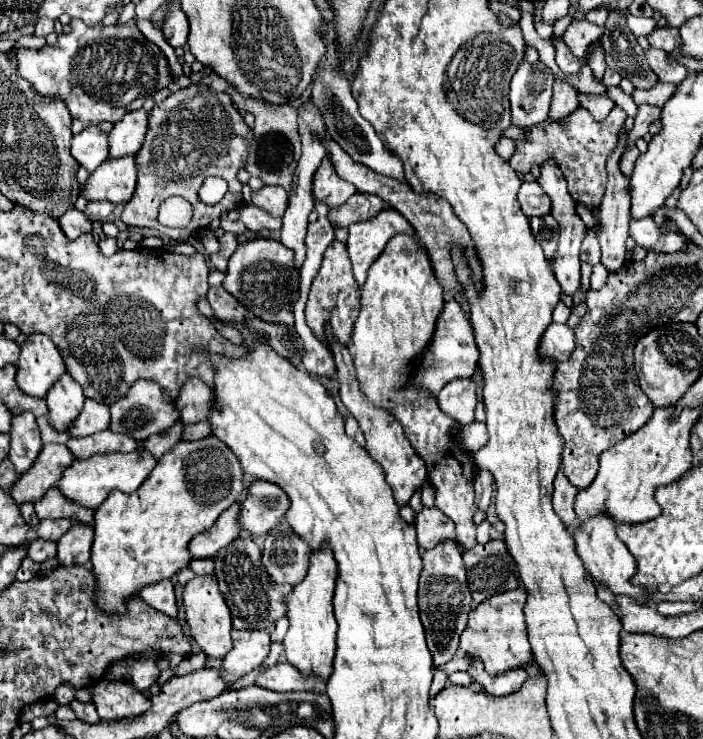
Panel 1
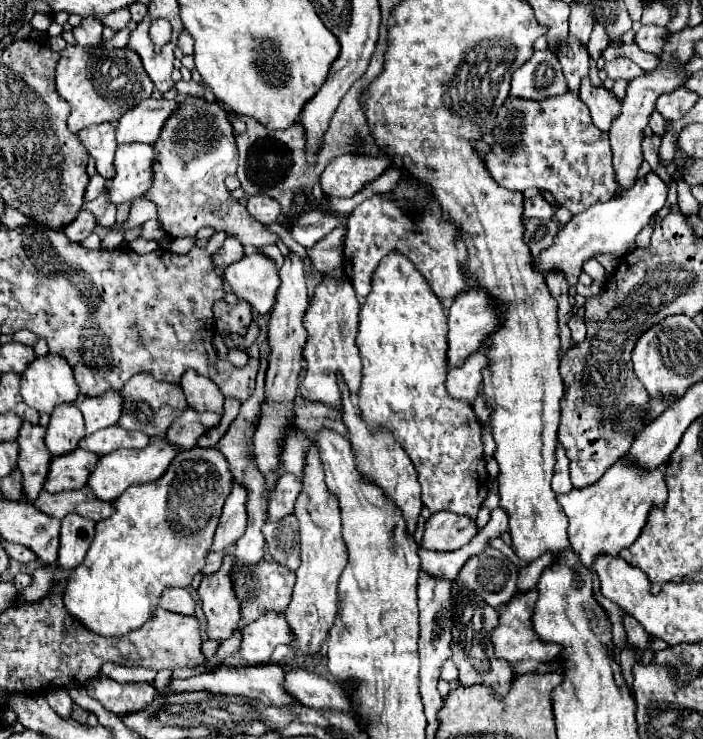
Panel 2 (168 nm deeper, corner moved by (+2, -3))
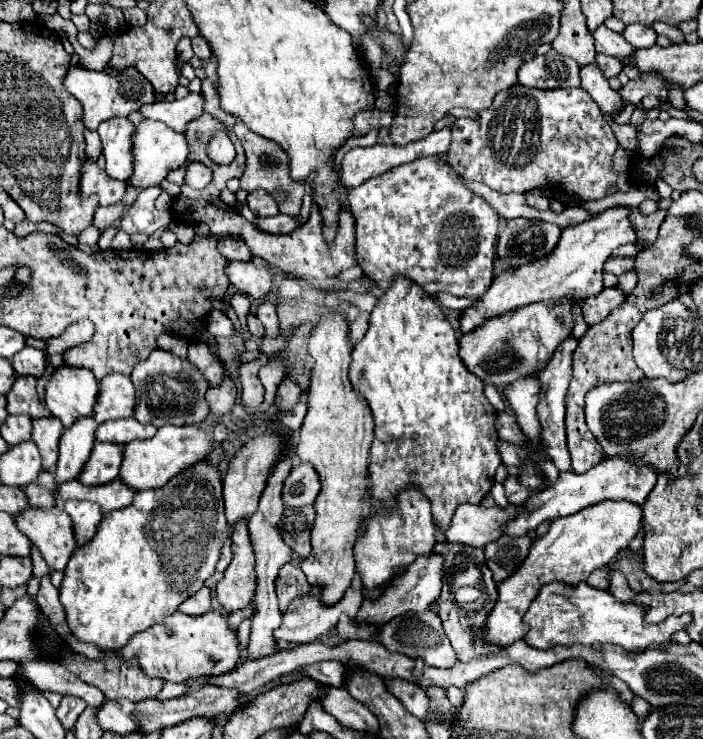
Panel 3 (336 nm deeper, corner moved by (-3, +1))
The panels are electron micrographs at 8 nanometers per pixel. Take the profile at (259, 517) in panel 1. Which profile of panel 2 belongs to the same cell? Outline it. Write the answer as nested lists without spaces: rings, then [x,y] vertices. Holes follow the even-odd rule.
[[[287,472],[281,474],[281,478],[277,480],[277,486],[273,490],[273,496],[269,500],[267,520],[275,522],[275,520],[281,520],[281,518],[293,514],[293,506],[295,506],[299,492],[301,492],[301,480],[297,480],[297,476],[289,476]]]

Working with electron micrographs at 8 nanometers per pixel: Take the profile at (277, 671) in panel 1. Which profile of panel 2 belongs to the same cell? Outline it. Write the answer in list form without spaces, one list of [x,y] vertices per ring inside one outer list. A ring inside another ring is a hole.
[[[291,668],[285,674],[285,688],[309,708],[333,708],[349,712],[349,700],[345,700],[345,690],[305,668]]]

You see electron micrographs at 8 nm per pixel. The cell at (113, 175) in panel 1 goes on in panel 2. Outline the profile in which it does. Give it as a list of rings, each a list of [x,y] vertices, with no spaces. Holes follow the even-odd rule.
[[[119,144],[115,152],[117,174],[107,182],[113,204],[141,198],[153,184],[155,148],[149,144]]]

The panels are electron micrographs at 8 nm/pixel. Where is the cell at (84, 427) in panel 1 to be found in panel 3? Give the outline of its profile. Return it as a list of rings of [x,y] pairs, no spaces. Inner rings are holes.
[[[104,376],[94,404],[94,420],[102,424],[114,418],[130,418],[134,414],[134,404],[134,386],[128,376]]]

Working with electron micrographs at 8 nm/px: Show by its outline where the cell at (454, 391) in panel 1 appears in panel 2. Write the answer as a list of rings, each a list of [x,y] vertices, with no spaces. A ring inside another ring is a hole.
[[[487,346],[479,348],[469,356],[469,360],[465,360],[461,368],[451,368],[447,372],[447,390],[453,398],[461,398],[467,402],[475,400],[481,386],[483,370],[487,368],[487,362],[489,362],[485,352],[487,352]]]

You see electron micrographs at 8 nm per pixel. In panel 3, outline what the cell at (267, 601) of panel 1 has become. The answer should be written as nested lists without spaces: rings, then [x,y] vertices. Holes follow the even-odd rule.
[[[286,564],[280,568],[276,578],[276,596],[278,596],[282,612],[288,608],[290,600],[294,600],[296,596],[304,596],[308,590],[310,586],[306,584],[304,572],[298,566]]]

